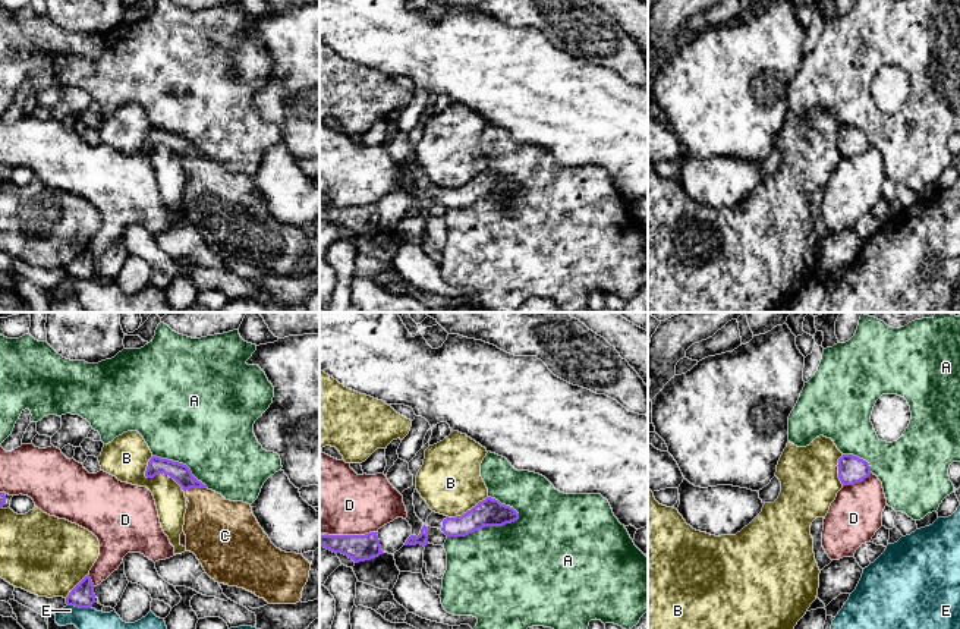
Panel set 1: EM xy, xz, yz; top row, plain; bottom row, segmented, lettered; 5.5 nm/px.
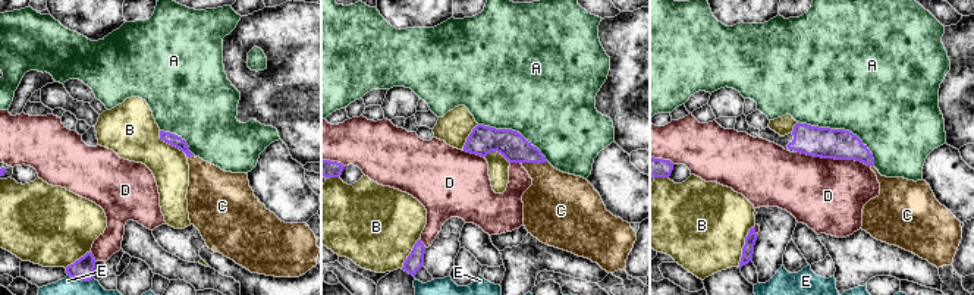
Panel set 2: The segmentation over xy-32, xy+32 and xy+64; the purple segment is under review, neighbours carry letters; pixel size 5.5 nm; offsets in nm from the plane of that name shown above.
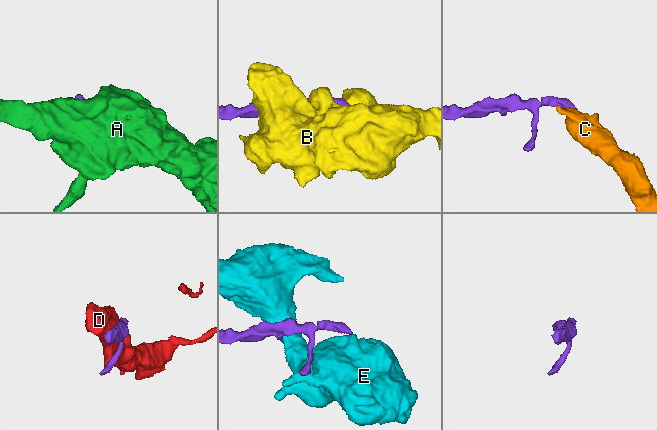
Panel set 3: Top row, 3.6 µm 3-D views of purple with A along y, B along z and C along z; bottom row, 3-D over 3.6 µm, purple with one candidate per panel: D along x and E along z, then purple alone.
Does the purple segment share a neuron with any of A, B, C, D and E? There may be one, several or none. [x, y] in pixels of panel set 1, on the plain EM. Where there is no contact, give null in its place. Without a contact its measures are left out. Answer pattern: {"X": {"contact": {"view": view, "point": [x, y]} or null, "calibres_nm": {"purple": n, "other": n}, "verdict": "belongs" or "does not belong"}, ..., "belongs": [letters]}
{"A": {"contact": {"view": "xz", "point": [484, 198]}, "calibres_nm": {"purple": 160, "other": 480}, "verdict": "does not belong"}, "B": {"contact": {"view": "xy", "point": [156, 145]}, "calibres_nm": {"purple": 100, "other": 240}, "verdict": "does not belong"}, "C": {"contact": {"view": "xy", "point": [194, 159]}, "calibres_nm": {"purple": 100, "other": 320}, "verdict": "belongs"}, "D": {"contact": {"view": "xz", "point": [351, 207]}, "calibres_nm": {"purple": 140, "other": 400}, "verdict": "does not belong"}, "E": {"contact": {"view": "xy", "point": [79, 279]}, "calibres_nm": {"purple": 130, "other": 260}, "verdict": "does not belong"}, "belongs": ["C"]}

